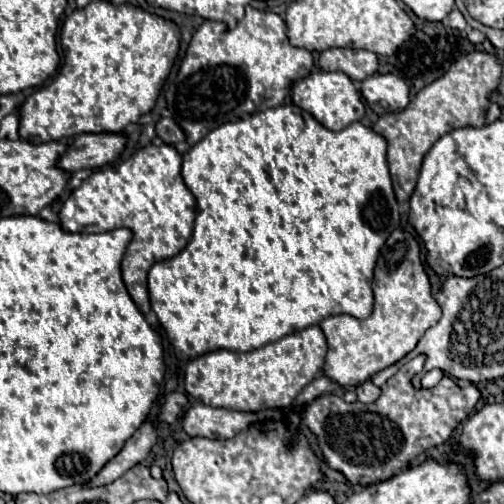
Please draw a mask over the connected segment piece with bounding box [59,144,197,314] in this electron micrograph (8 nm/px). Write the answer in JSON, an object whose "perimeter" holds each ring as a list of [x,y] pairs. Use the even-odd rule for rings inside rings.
{"perimeter":[[[145,146],[129,158],[95,170],[83,184],[73,190],[59,212],[59,222],[65,232],[101,232],[129,228],[133,240],[127,246],[121,272],[129,296],[147,314],[147,272],[155,262],[171,258],[185,248],[193,232],[197,204],[181,178],[181,154],[173,146]]]}

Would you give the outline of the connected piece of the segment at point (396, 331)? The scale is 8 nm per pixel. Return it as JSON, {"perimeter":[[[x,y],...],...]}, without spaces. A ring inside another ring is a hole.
{"perimeter":[[[395,230],[381,248],[373,276],[375,304],[367,320],[357,320],[347,314],[321,320],[321,330],[327,338],[327,356],[323,374],[339,386],[357,386],[369,376],[395,364],[409,354],[421,340],[427,328],[441,318],[441,308],[431,296],[431,284],[421,264],[421,248],[415,234]]]}

